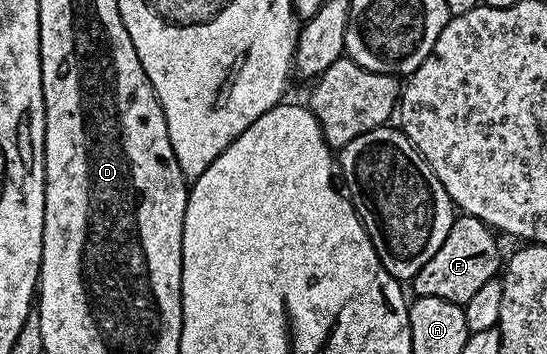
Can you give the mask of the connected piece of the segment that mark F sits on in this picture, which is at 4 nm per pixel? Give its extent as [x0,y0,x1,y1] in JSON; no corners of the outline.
[413,215,504,306]

